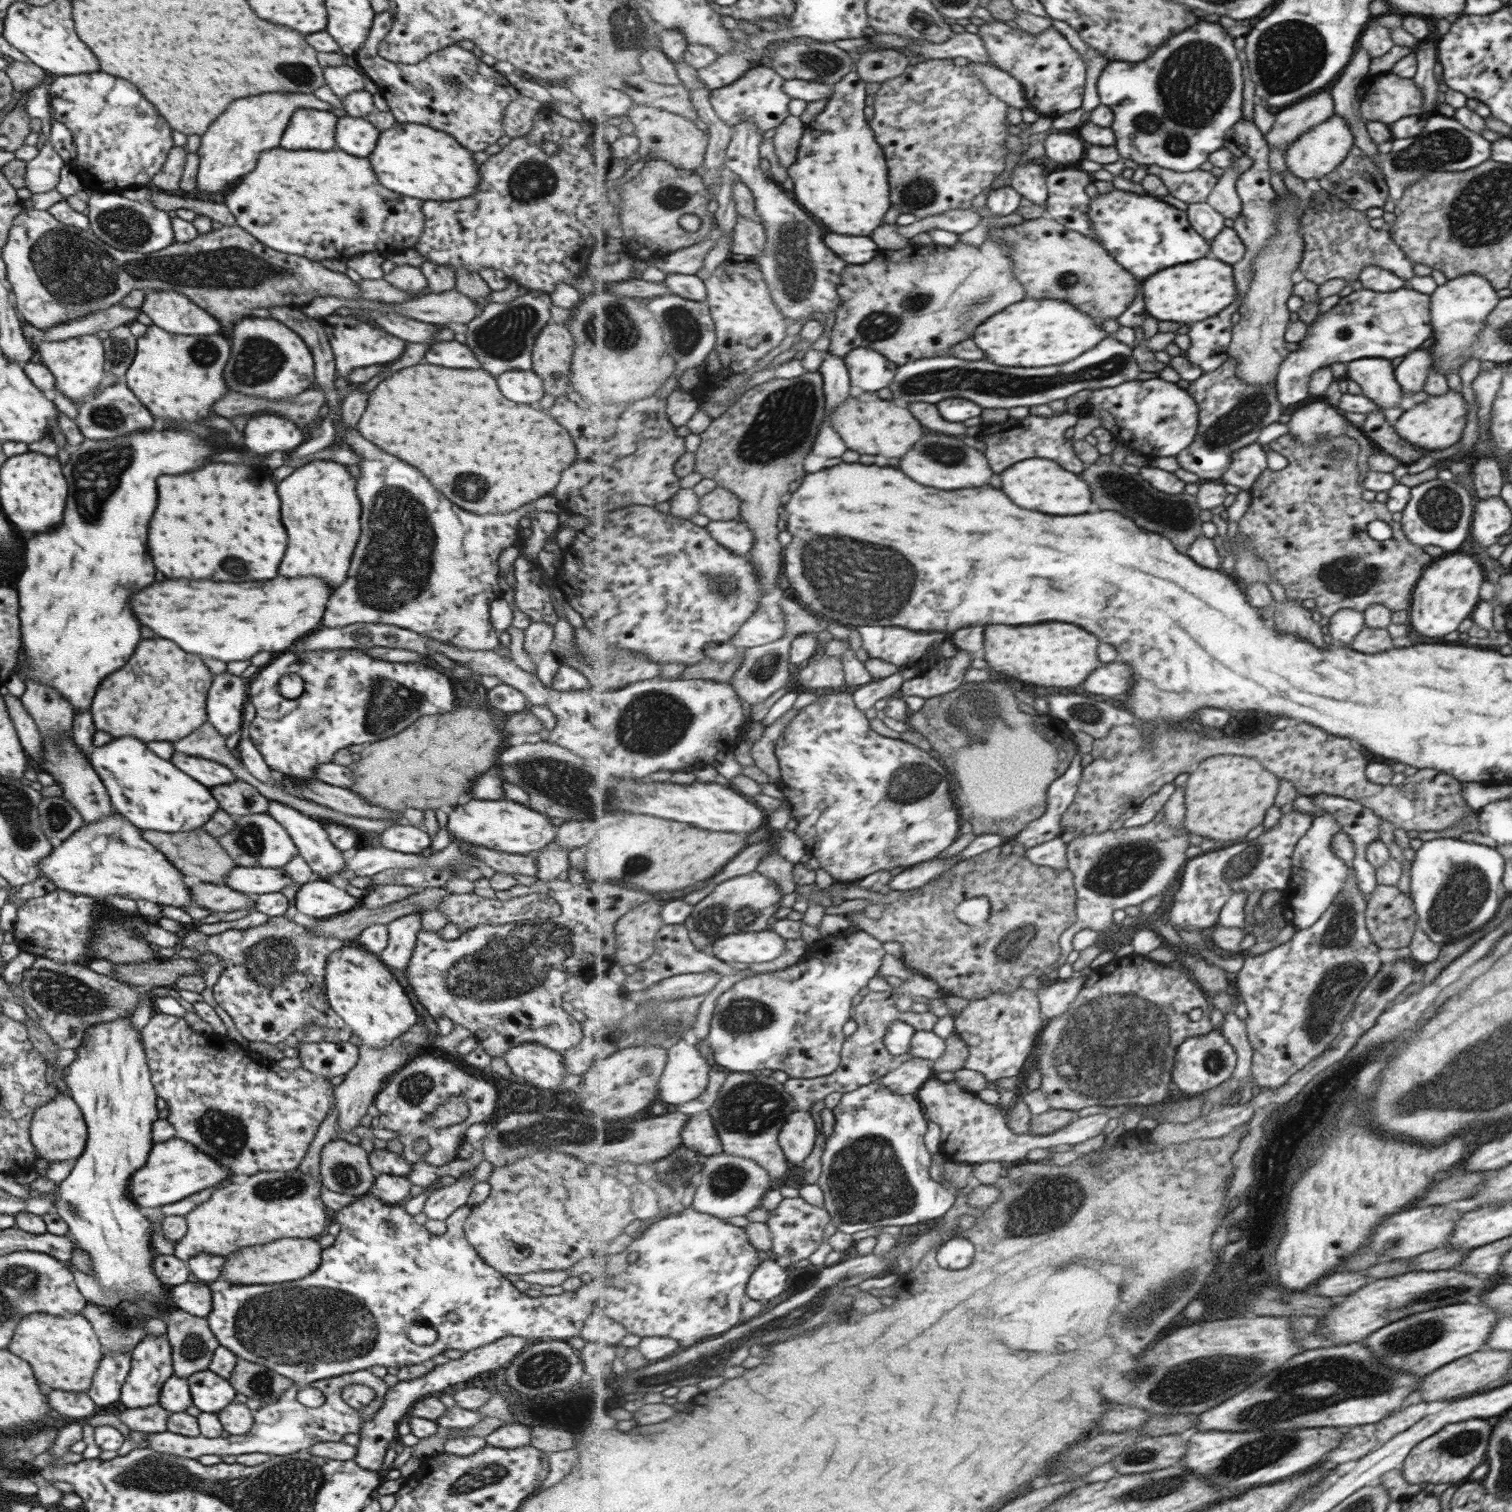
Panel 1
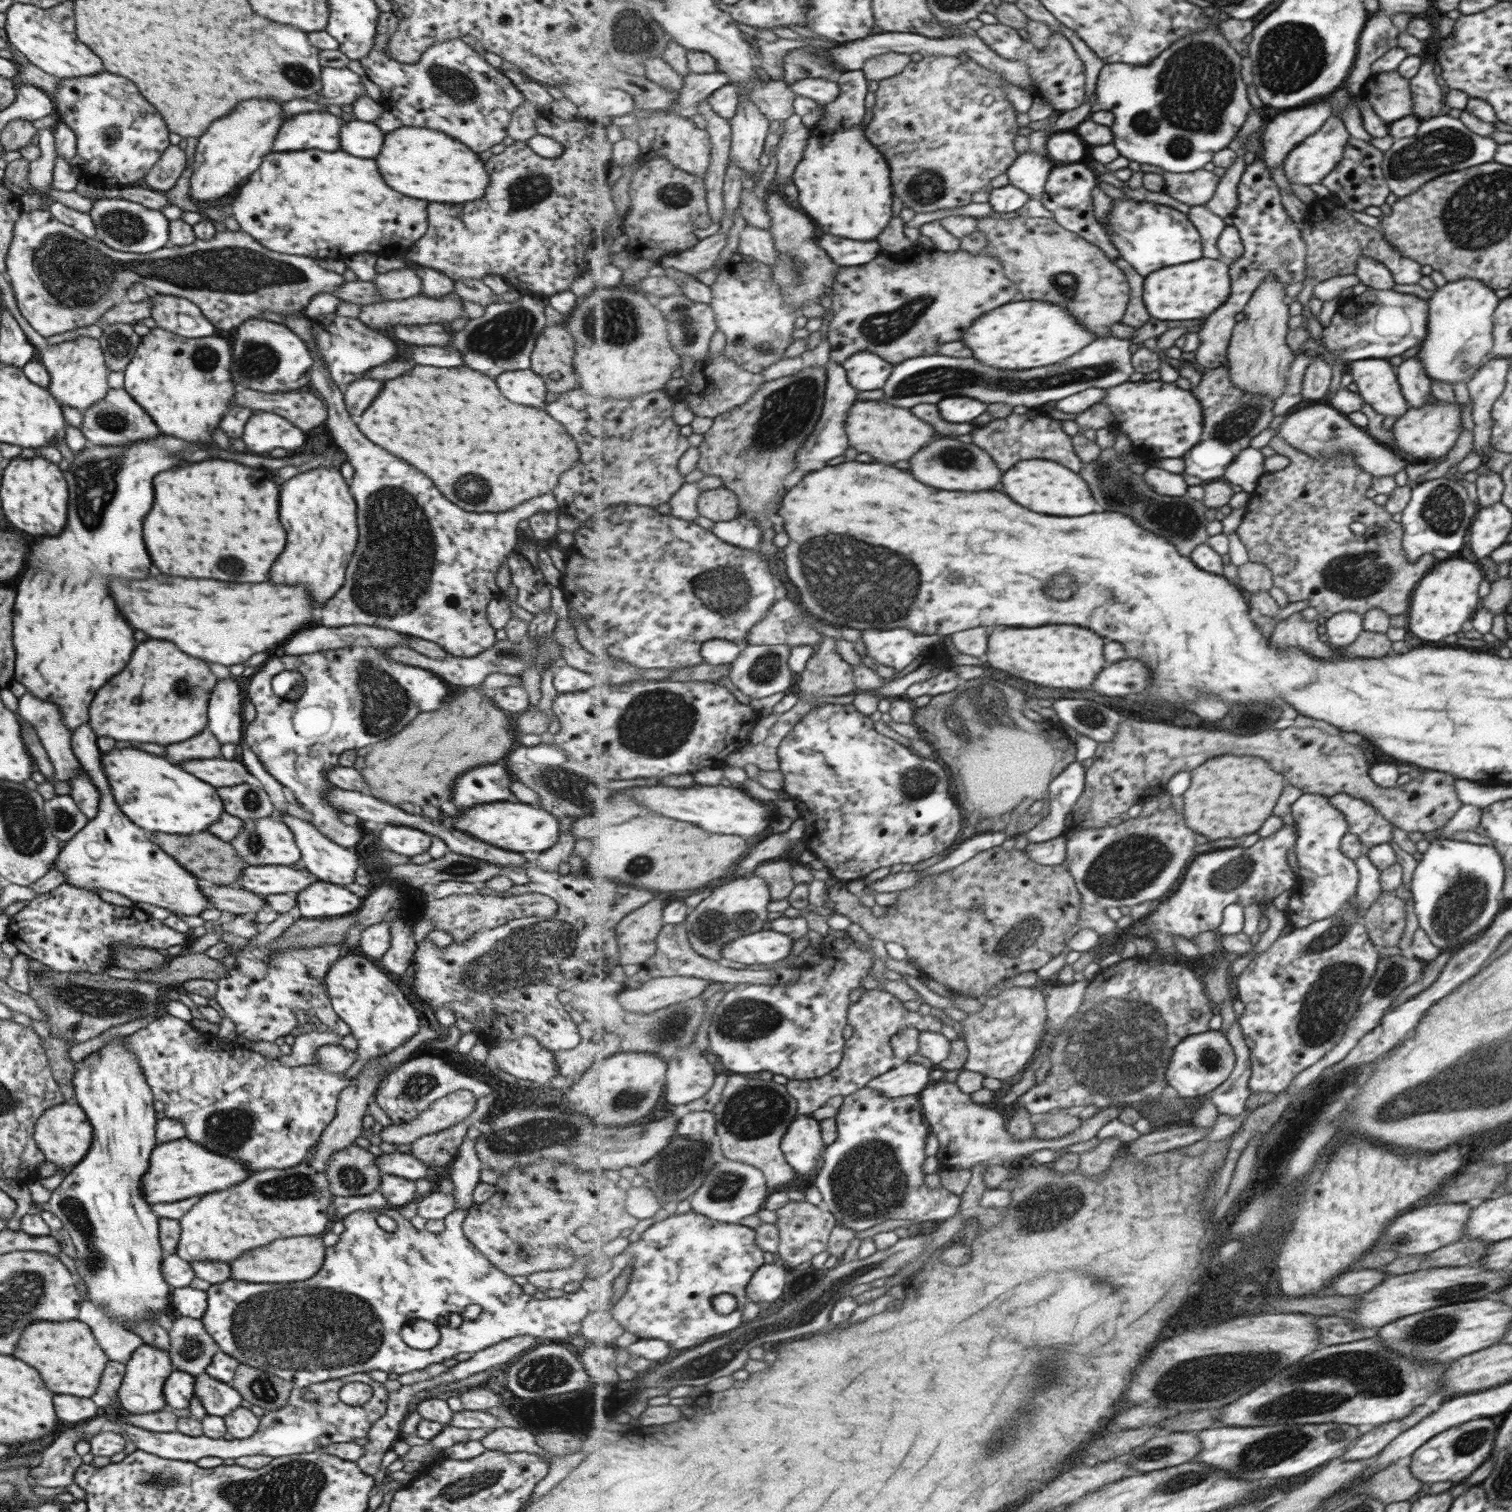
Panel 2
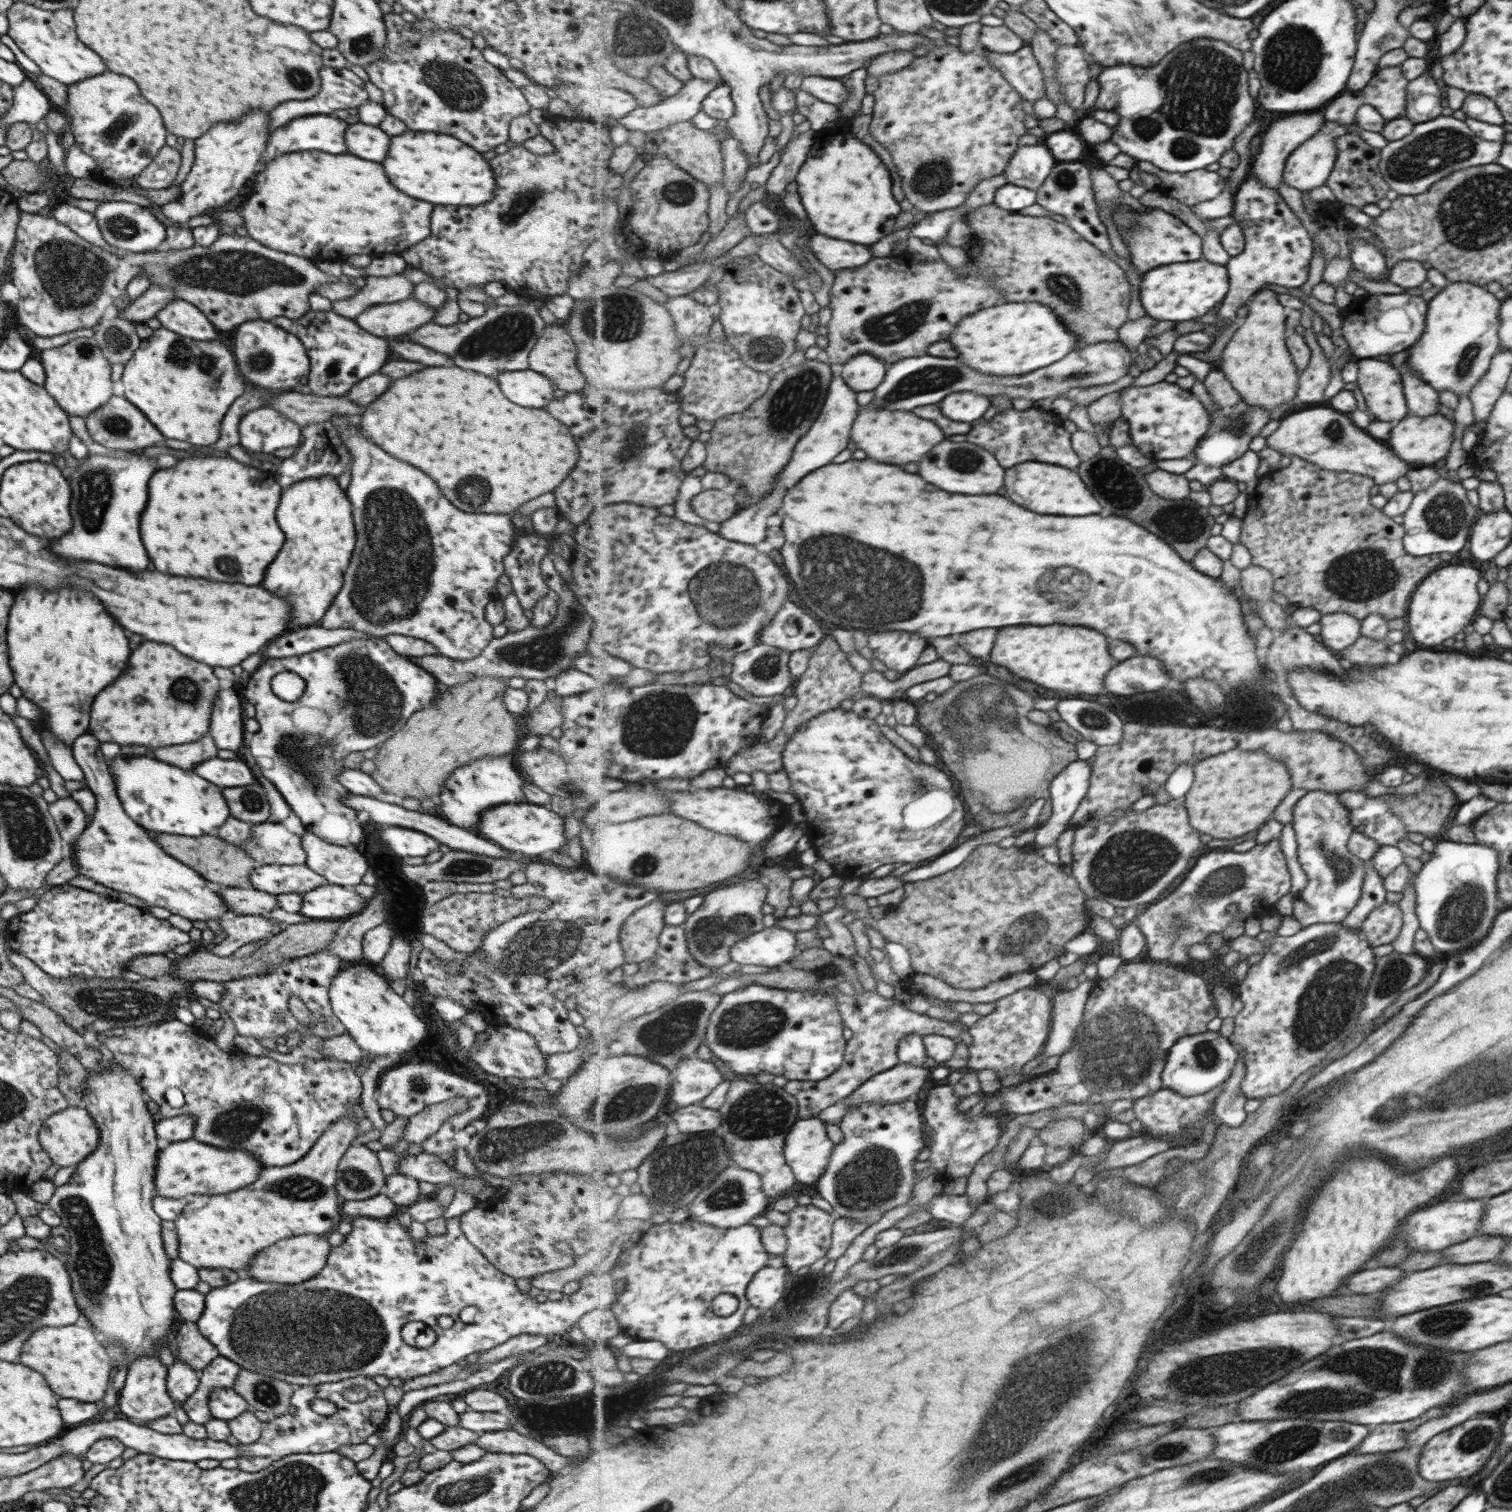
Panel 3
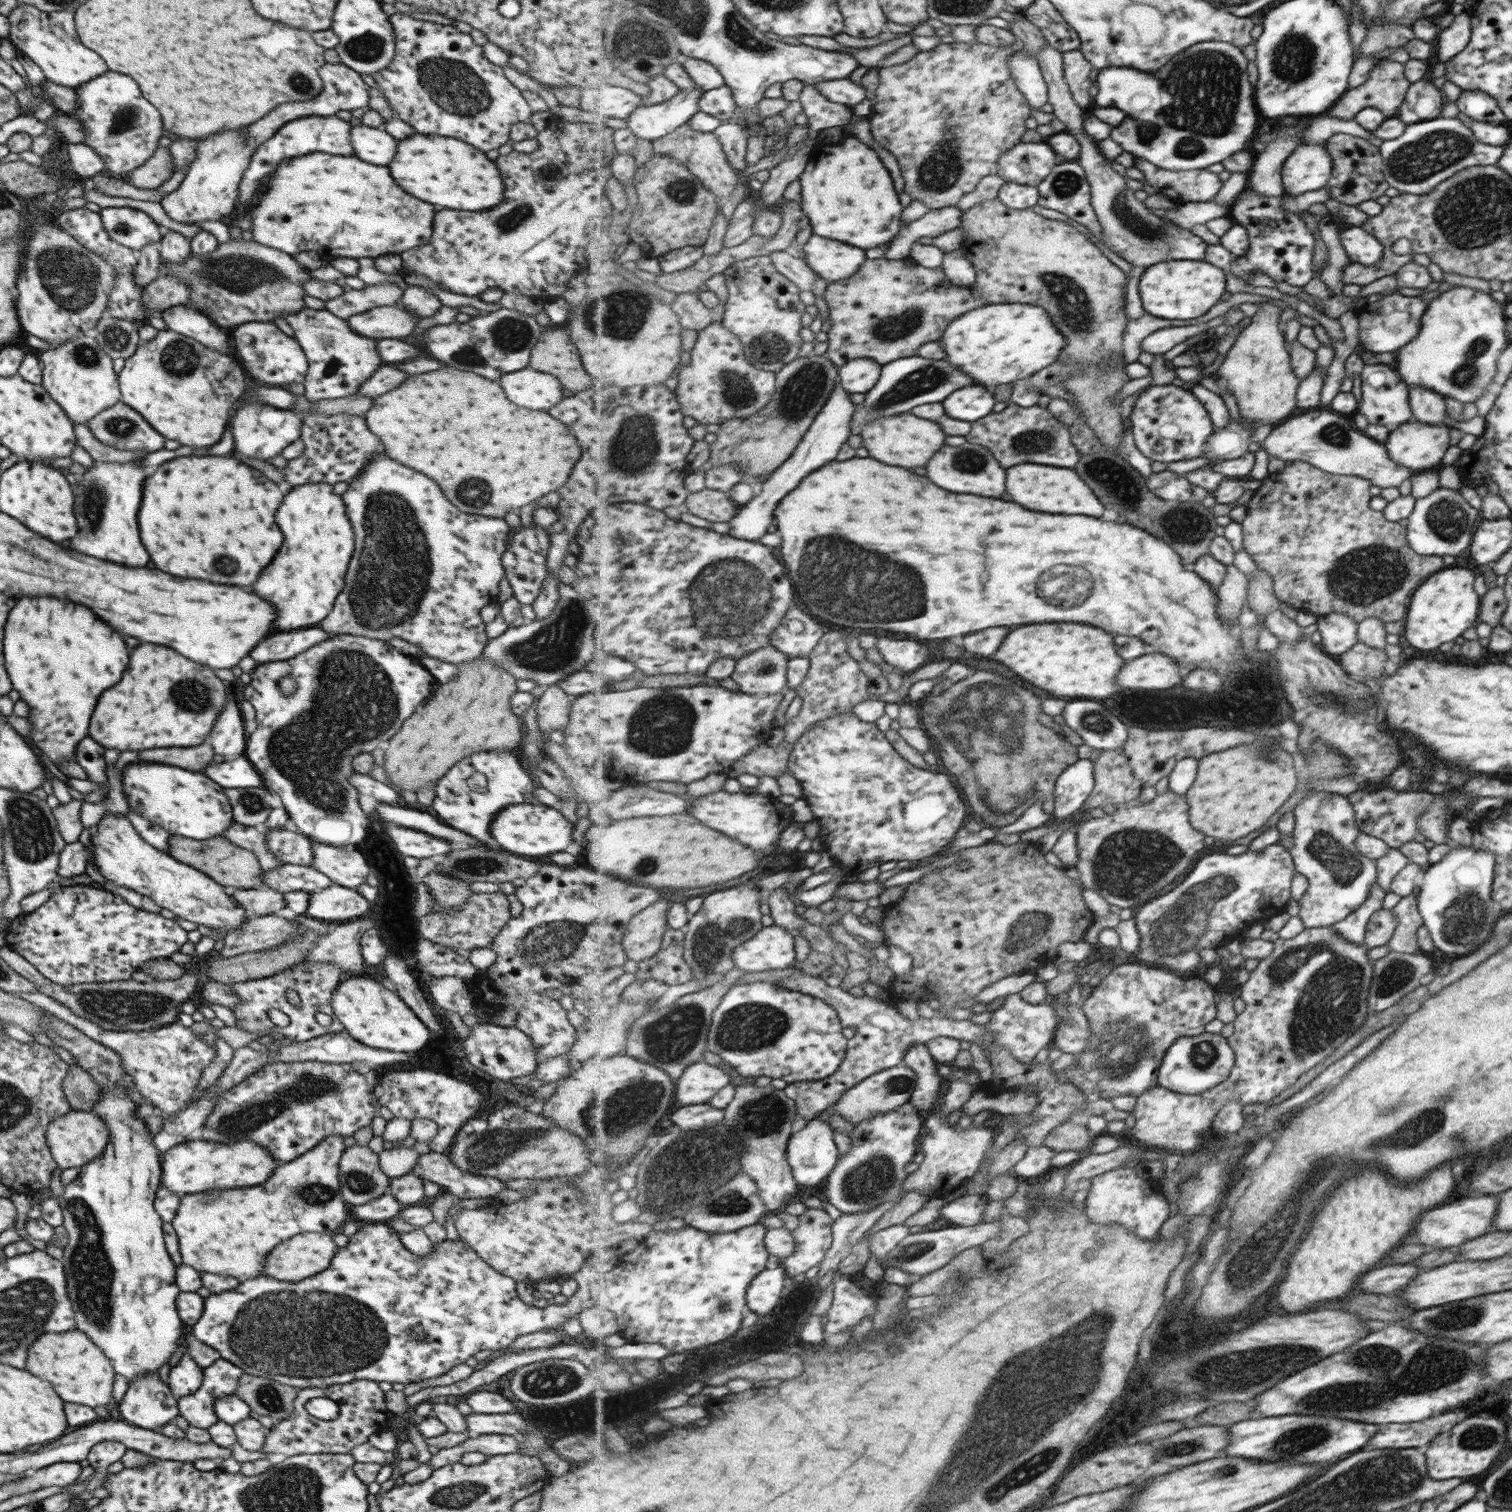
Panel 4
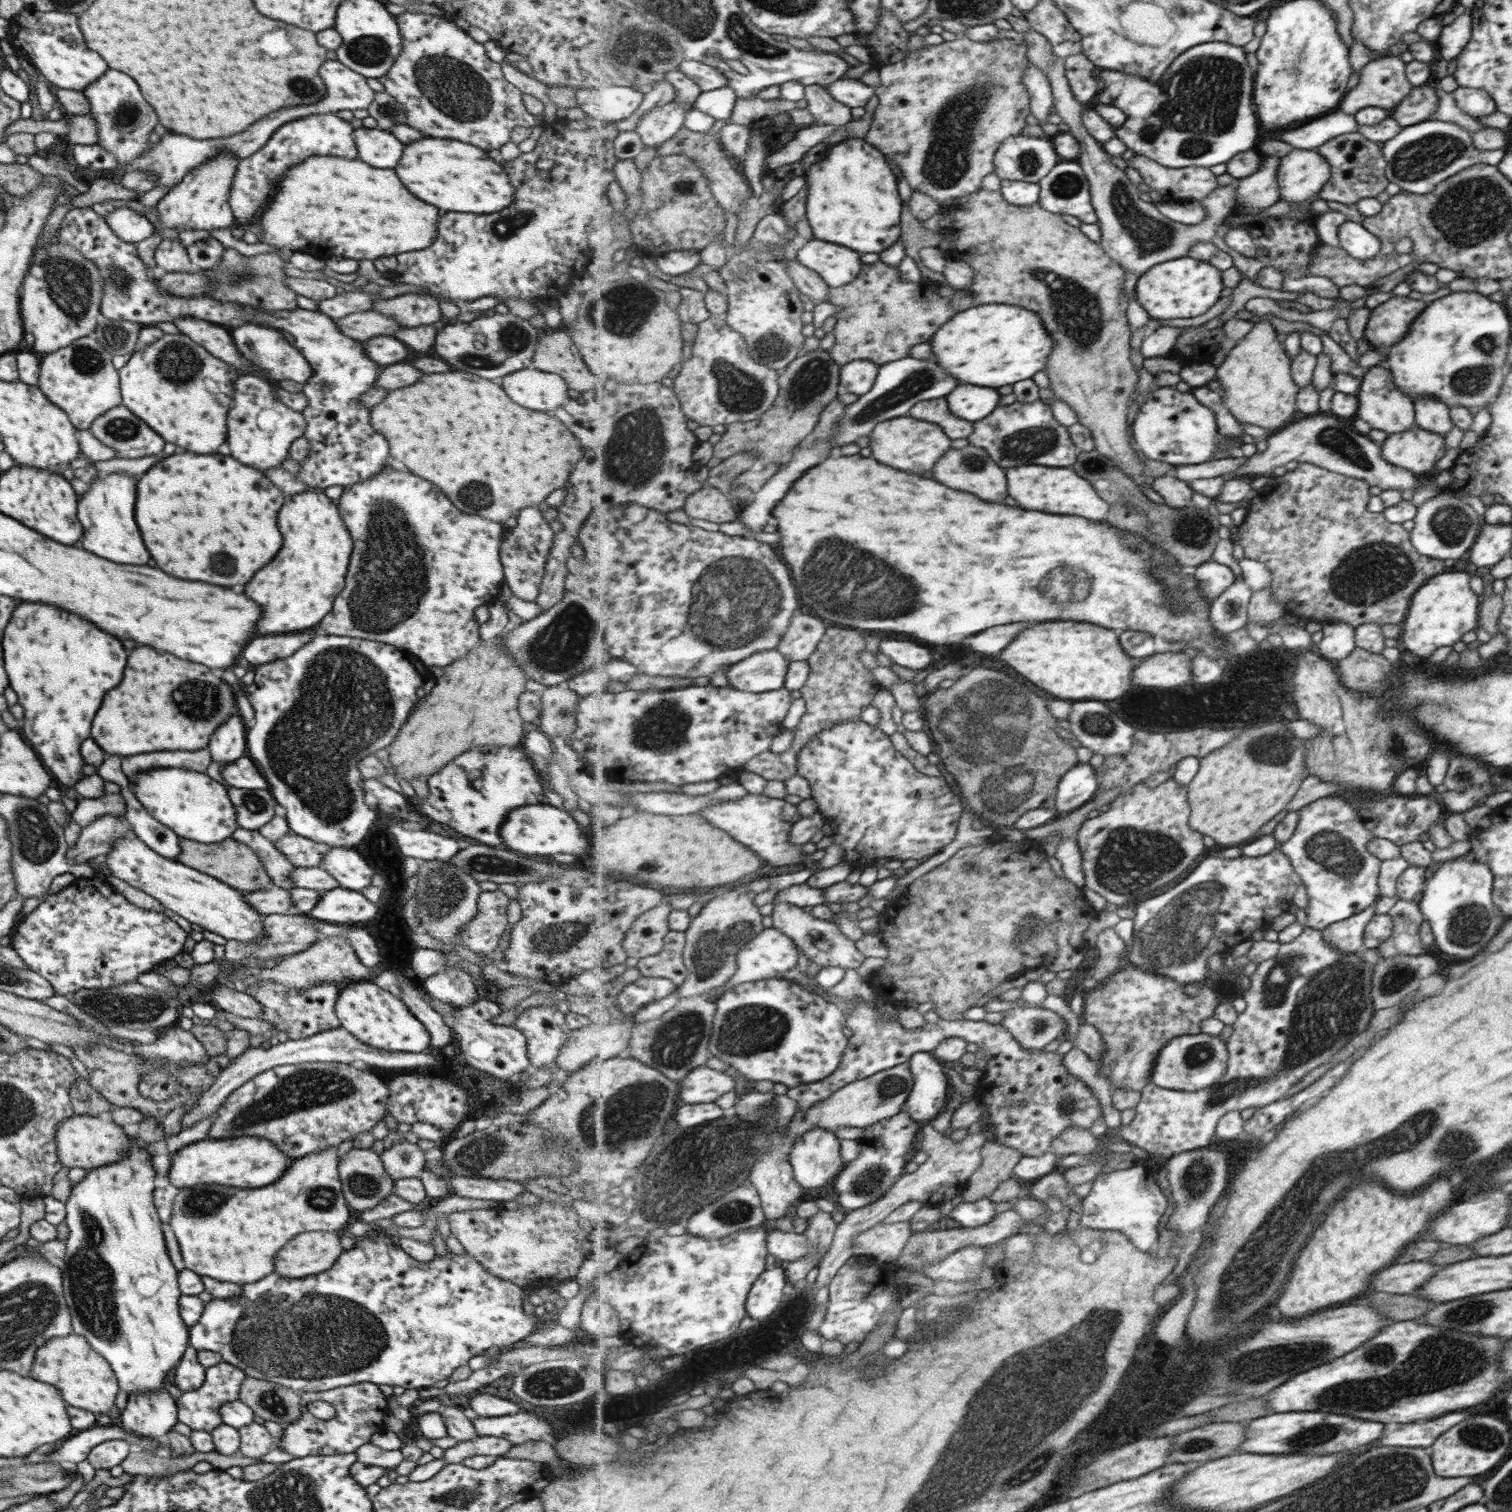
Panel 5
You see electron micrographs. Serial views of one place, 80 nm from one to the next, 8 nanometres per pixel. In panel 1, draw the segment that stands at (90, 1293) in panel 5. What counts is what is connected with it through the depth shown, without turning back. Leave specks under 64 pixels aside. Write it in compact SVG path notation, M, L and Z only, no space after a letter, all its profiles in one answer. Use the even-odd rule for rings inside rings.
M121 1017L115 1019L107 1024L95 1024L93 1028L87 1028L87 1032L83 1034L83 1040L79 1044L77 1050L75 1050L76 1056L73 1061L64 1068L64 1082L67 1089L67 1095L75 1102L75 1105L79 1108L81 1115L83 1116L83 1122L86 1126L86 1141L83 1152L74 1160L74 1165L69 1171L67 1178L64 1178L57 1184L56 1197L54 1198L51 1210L55 1211L60 1219L67 1225L68 1232L77 1247L84 1251L87 1256L91 1259L93 1267L93 1278L97 1282L105 1287L111 1288L120 1302L127 1300L131 1302L131 1298L138 1298L148 1300L152 1303L157 1302L157 1298L161 1296L161 1285L162 1283L154 1275L151 1268L151 1259L157 1256L157 1253L151 1249L150 1243L150 1224L149 1221L142 1216L137 1210L139 1206L136 1206L134 1202L131 1202L126 1196L127 1181L130 1180L130 1176L138 1170L139 1167L144 1165L145 1159L147 1158L148 1152L150 1151L151 1145L151 1123L157 1120L157 1108L155 1108L155 1101L157 1098L156 1092L152 1087L150 1081L149 1067L147 1066L147 1057L143 1048L141 1048L141 1042L139 1042L139 1031L135 1030L131 1026L131 1017Z

